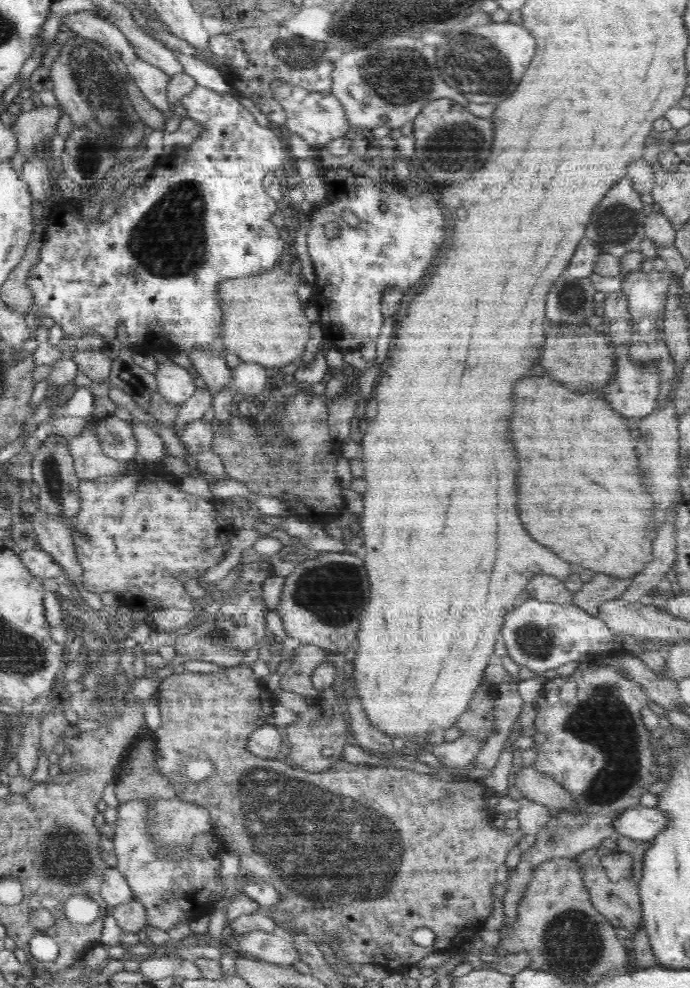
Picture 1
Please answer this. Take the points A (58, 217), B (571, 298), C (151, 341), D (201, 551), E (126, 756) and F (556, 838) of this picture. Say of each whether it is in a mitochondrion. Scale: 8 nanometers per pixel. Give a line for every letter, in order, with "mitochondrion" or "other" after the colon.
A: other
B: mitochondrion
C: other
D: mitochondrion
E: other
F: mitochondrion

